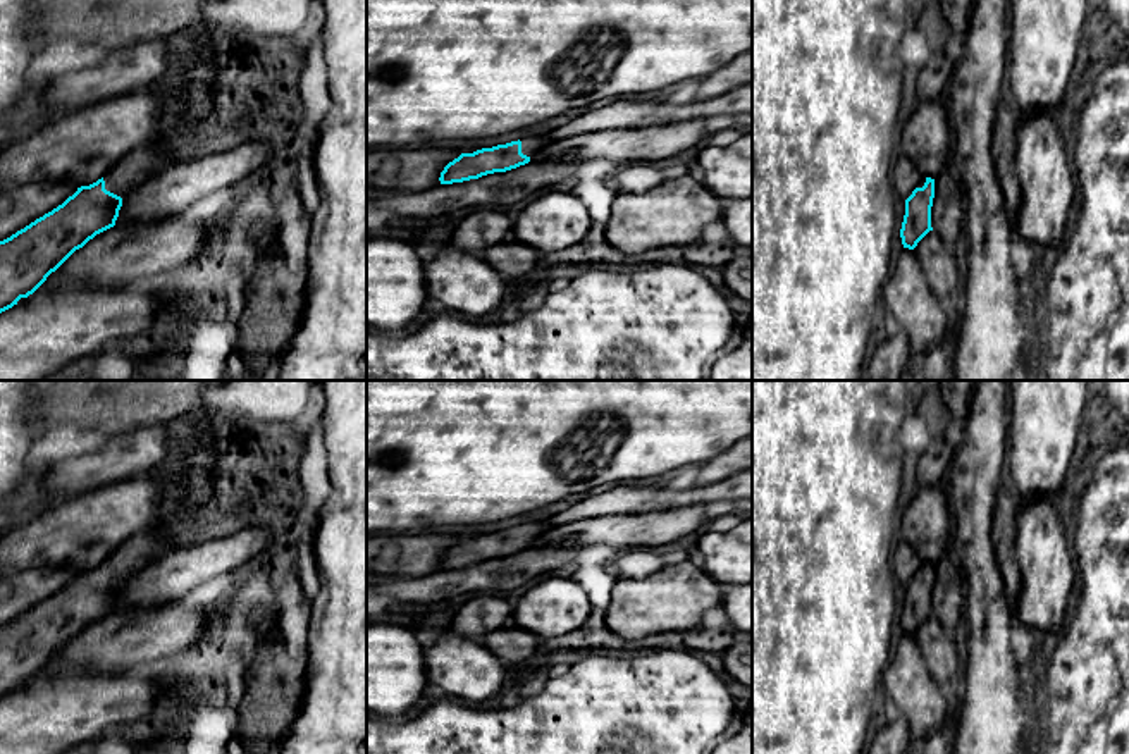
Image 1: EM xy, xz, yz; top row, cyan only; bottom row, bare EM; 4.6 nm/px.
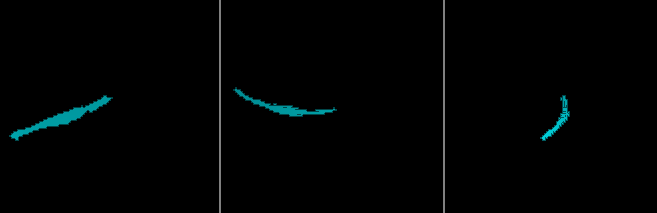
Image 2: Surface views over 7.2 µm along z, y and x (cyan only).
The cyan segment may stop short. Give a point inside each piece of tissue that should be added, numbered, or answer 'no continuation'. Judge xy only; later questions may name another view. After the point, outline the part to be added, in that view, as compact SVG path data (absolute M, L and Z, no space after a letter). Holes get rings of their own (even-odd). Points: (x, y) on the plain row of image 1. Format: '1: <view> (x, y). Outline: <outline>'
1: xy (143, 548). Outline: M148 530L134 535L124 547L105 559L105 575L120 584L127 582L131 575L162 556L162 542L162 535Z

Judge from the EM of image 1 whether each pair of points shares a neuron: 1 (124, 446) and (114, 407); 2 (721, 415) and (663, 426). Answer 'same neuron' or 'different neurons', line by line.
1: different neurons
2: same neuron

